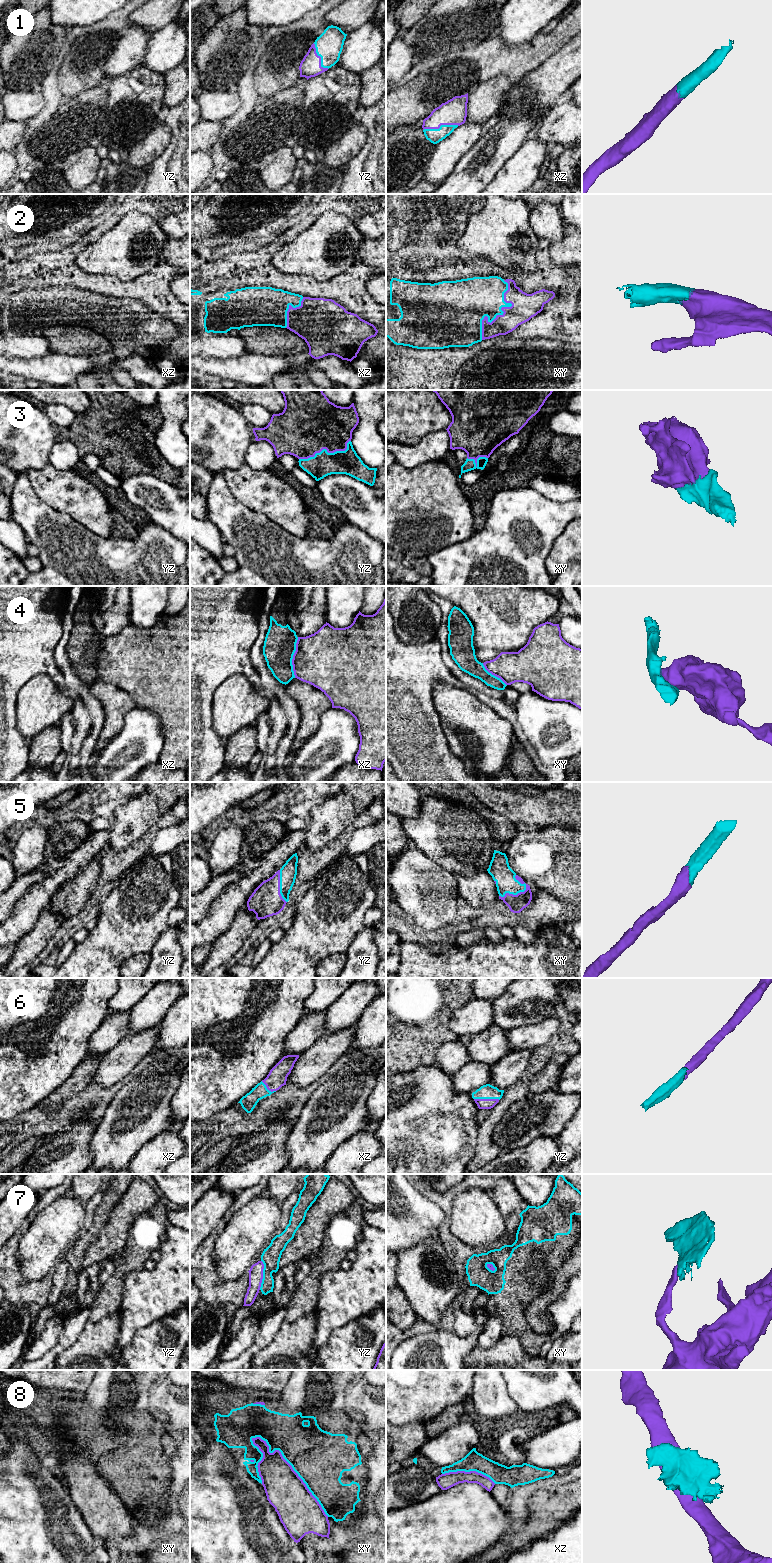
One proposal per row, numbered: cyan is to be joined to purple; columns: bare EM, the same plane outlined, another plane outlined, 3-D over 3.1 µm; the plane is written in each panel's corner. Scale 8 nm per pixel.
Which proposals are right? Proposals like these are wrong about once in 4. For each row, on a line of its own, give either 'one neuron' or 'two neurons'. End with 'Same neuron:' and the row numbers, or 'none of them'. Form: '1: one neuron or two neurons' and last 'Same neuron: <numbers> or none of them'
1: one neuron
2: one neuron
3: one neuron
4: two neurons
5: one neuron
6: one neuron
7: two neurons
8: two neurons
Same neuron: 1, 2, 3, 5, 6

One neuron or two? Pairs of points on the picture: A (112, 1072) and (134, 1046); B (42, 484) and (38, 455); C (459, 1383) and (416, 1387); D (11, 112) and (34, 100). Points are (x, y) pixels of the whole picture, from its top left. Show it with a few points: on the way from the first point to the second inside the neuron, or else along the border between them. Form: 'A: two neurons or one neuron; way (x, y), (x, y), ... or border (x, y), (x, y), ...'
A: one neuron; way (118, 1066), (128, 1052)
B: two neurons; border (48, 462), (42, 468), (28, 473)
C: one neuron; way (448, 1383), (427, 1383)
D: one neuron; way (17, 107), (28, 103)

